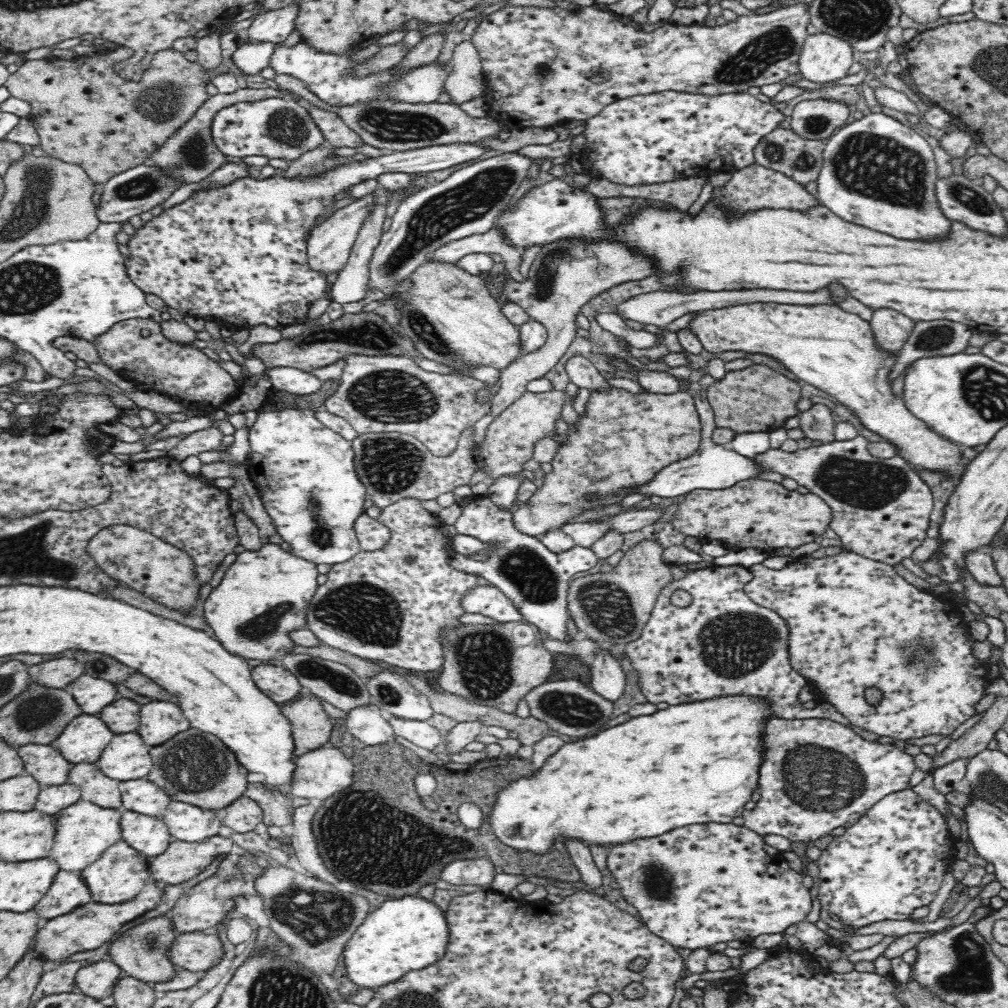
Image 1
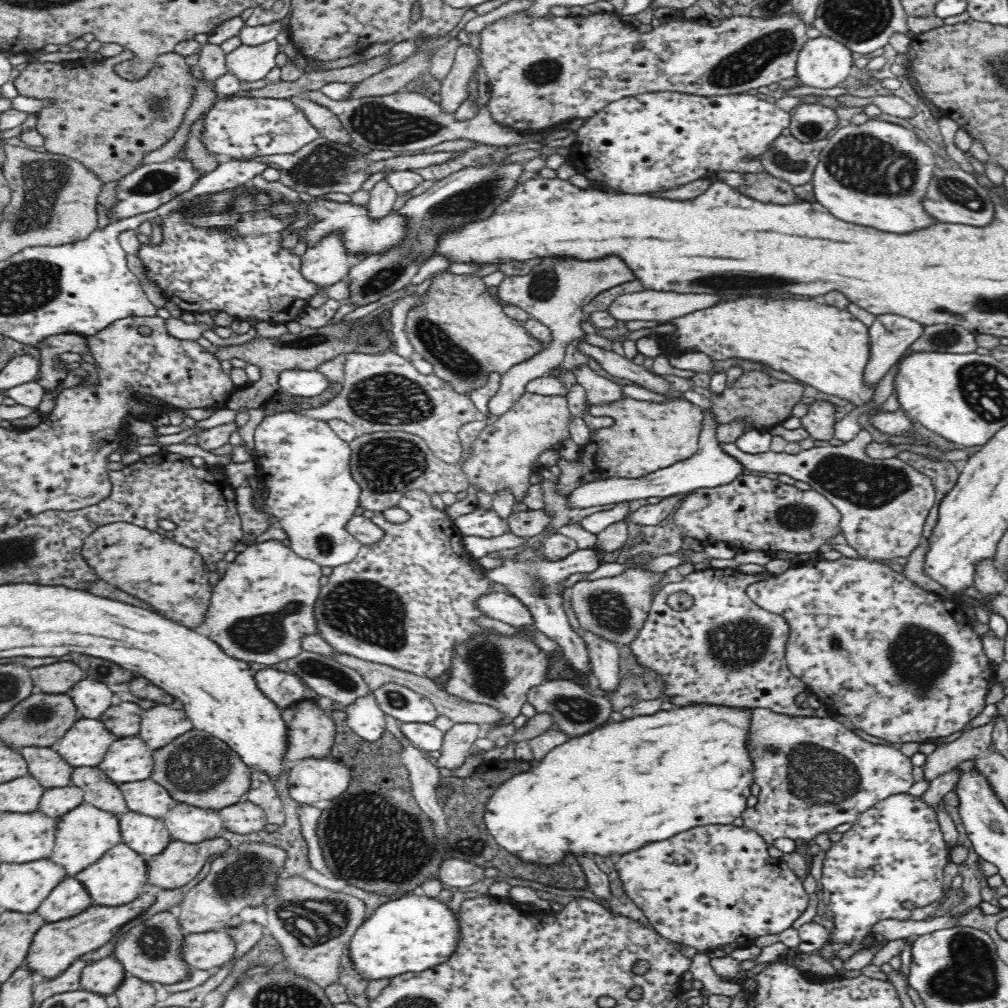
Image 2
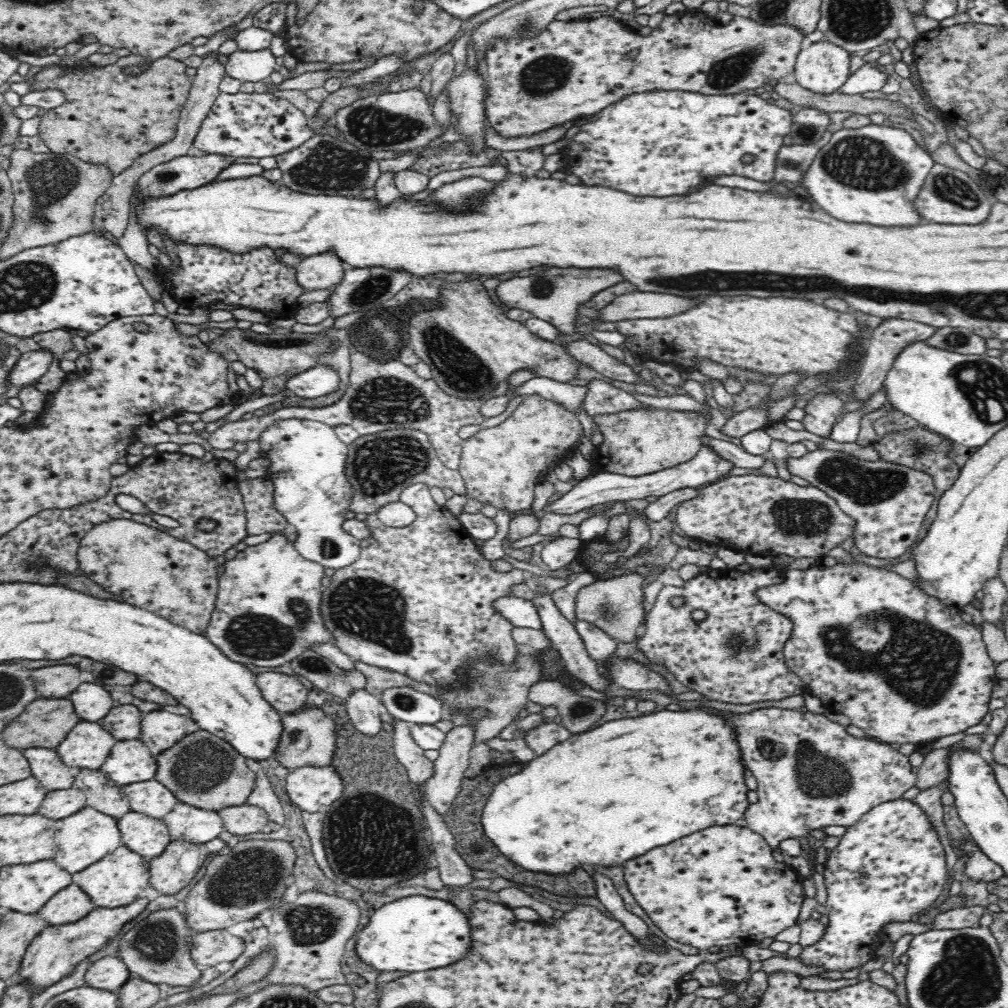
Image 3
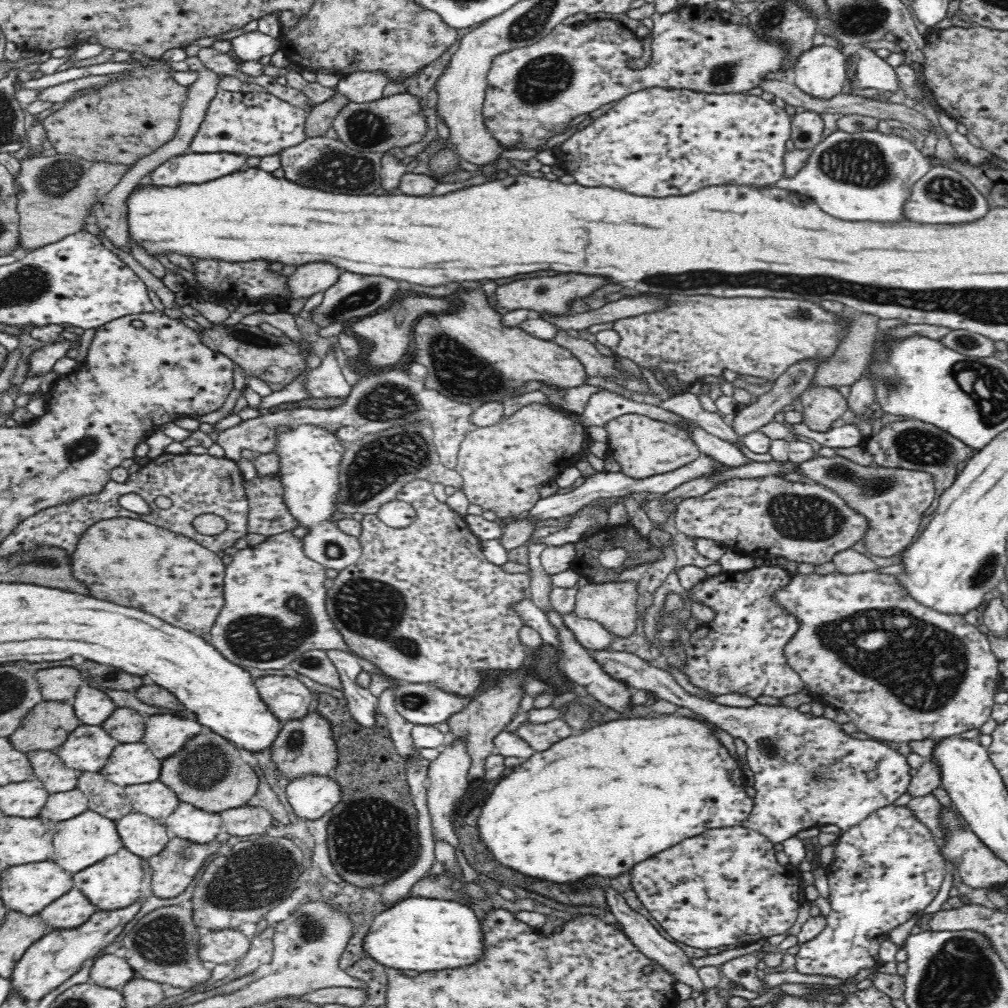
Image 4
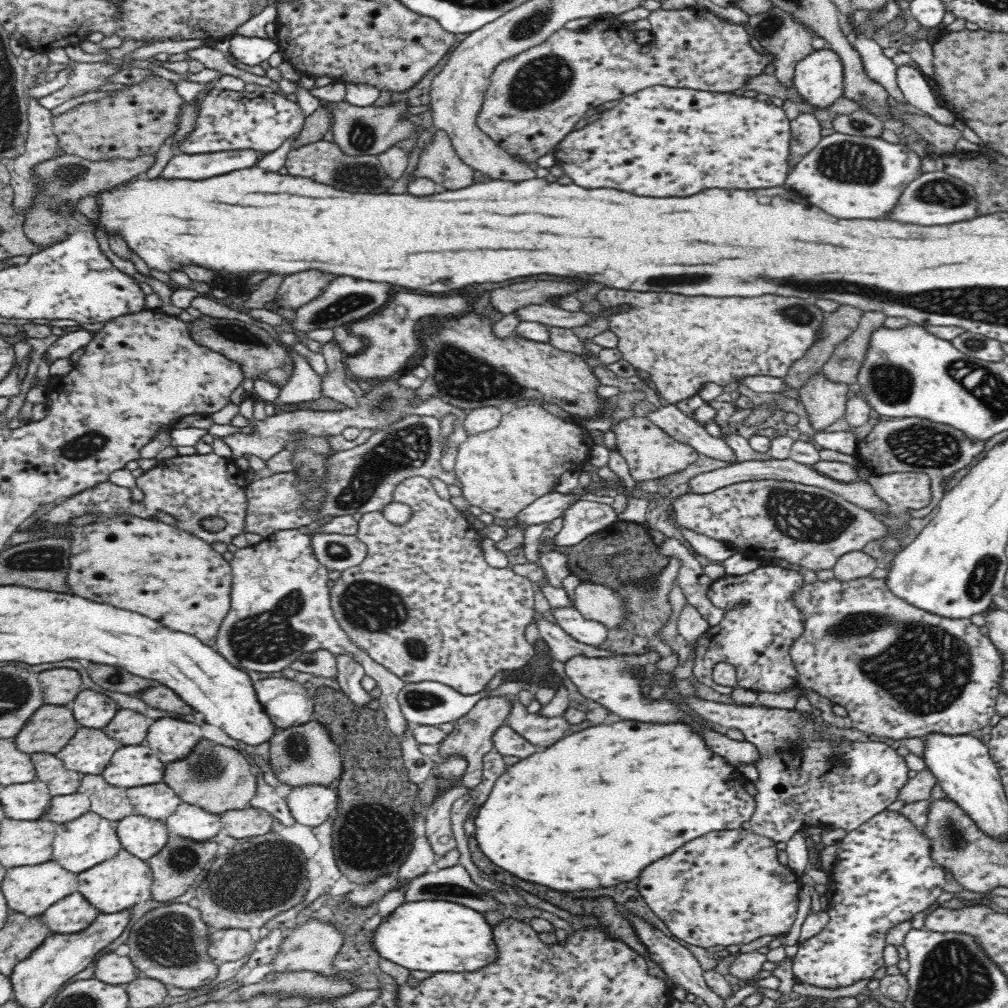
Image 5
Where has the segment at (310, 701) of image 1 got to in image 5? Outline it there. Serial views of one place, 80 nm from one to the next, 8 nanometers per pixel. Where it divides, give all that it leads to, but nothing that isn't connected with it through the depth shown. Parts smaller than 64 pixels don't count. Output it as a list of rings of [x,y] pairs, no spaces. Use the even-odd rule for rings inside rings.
[[[314,717],[304,724],[278,730],[269,740],[269,753],[273,774],[282,784],[290,784],[293,787],[323,784],[334,787],[334,782],[338,781],[342,774],[340,752],[319,717]]]

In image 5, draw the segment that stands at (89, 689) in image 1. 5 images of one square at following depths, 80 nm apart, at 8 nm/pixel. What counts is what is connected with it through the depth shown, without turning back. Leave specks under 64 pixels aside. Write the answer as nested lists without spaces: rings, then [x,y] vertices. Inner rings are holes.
[[[85,688],[72,700],[70,707],[80,726],[89,729],[104,728],[119,709],[112,698]]]

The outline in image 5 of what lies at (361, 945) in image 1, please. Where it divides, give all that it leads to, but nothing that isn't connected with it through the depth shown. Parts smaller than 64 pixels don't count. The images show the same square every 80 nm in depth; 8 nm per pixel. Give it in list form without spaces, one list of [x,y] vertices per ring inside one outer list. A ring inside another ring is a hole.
[[[444,900],[406,902],[381,920],[372,934],[372,947],[380,958],[408,970],[472,972],[496,958],[492,928],[484,916],[468,906]]]

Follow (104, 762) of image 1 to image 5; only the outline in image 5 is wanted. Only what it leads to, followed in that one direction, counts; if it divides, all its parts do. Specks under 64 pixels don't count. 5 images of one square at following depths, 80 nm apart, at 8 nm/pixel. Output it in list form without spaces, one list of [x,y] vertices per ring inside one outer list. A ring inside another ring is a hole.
[[[148,744],[123,745],[102,771],[108,784],[125,789],[162,782],[163,763]]]

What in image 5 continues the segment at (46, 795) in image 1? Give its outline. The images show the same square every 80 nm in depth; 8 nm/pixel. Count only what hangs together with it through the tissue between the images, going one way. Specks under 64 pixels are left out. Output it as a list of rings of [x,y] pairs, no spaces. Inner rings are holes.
[[[77,791],[74,794],[52,796],[42,818],[64,824],[90,811],[88,795]]]

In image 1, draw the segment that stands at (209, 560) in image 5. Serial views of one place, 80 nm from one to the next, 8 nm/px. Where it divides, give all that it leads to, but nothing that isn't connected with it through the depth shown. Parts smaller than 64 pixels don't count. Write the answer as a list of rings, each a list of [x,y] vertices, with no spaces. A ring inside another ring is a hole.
[[[128,525],[109,526],[99,530],[96,537],[88,543],[87,548],[88,553],[92,555],[98,566],[110,578],[115,578],[129,589],[134,589],[136,592],[140,592],[172,610],[188,612],[192,608],[192,604],[196,602],[196,598],[198,598],[200,586],[196,583],[196,577],[192,573],[192,570],[194,570],[193,558],[176,548],[176,546],[171,546],[160,538],[155,538],[153,534]]]

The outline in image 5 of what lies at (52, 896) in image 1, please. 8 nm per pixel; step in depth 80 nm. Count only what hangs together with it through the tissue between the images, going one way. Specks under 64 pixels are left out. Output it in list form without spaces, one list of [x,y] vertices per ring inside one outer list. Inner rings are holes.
[[[76,892],[49,906],[41,920],[53,933],[72,934],[90,926],[99,914],[80,892]]]

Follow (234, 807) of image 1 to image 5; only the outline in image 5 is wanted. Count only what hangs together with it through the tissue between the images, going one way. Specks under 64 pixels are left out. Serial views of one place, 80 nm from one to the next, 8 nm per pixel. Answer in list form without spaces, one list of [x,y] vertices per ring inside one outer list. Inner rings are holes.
[[[247,806],[219,814],[221,823],[232,838],[249,839],[270,833],[274,817],[266,810]]]

